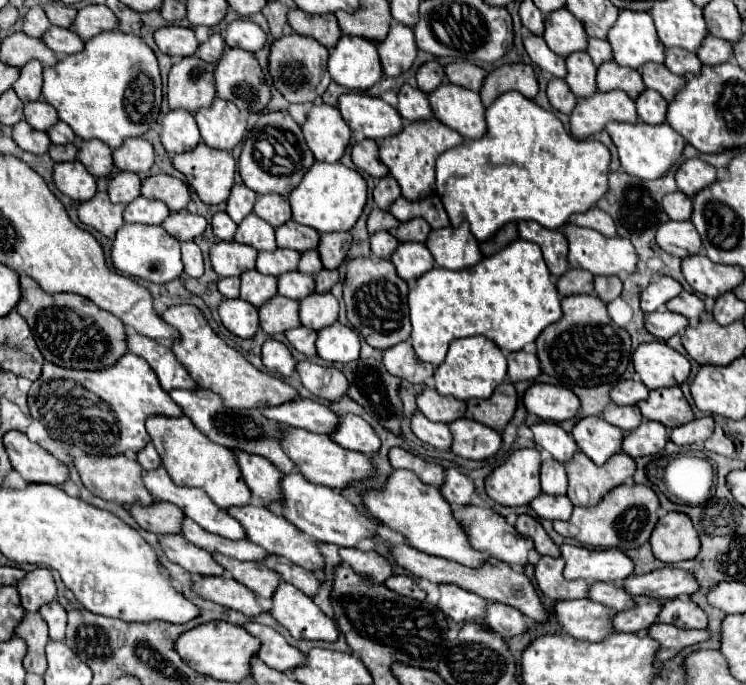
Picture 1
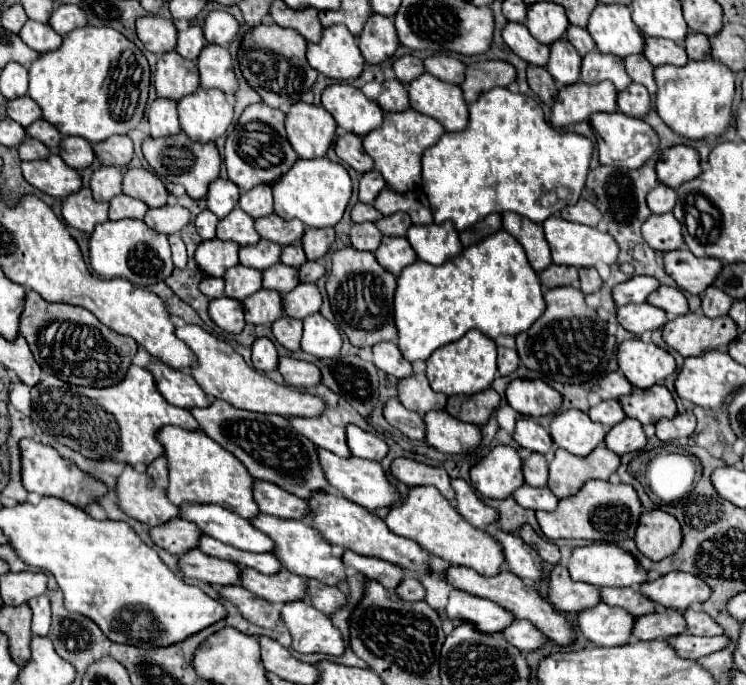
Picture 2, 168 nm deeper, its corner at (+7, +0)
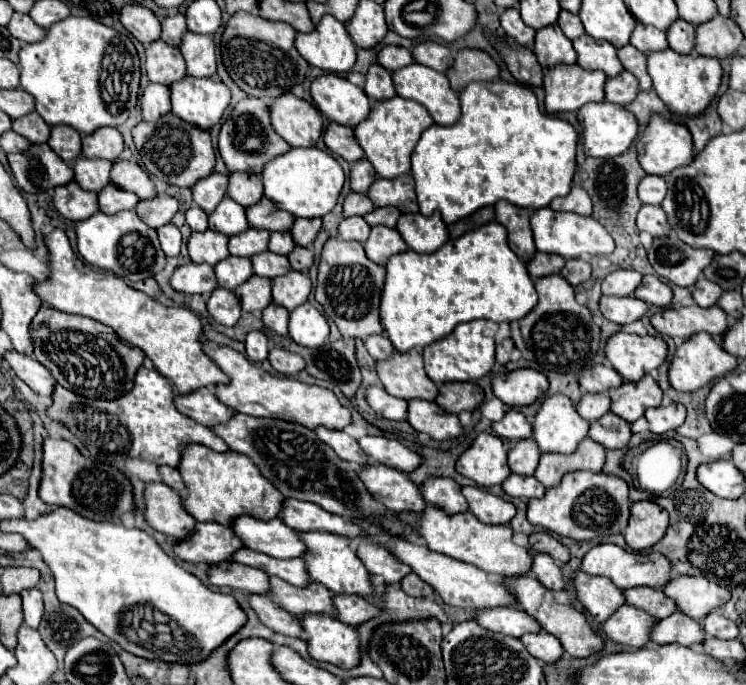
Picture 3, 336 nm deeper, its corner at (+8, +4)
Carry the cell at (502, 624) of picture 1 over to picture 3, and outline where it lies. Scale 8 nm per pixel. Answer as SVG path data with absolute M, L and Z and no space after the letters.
M542 631L542 635L522 635L520 641L526 645L532 657L542 659L544 663L556 663L564 655L564 647L560 645L560 641L546 631Z

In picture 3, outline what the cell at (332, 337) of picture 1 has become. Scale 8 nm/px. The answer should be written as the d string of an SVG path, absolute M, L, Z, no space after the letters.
M302 303L294 311L290 311L288 333L296 343L304 347L320 347L328 339L330 327L316 307L312 307L310 303Z

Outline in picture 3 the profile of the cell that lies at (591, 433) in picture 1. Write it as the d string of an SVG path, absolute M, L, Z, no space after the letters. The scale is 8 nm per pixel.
M550 395L542 401L532 423L532 439L544 453L572 453L588 437L590 423L582 419L574 403L562 395Z

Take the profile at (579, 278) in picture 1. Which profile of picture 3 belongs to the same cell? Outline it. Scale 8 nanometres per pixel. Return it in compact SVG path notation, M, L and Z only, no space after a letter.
M536 251L536 255L528 261L528 273L532 279L558 273L560 267L564 267L564 259L560 255L550 255L542 251Z

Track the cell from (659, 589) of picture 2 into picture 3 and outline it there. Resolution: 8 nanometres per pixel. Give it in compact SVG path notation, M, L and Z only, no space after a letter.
M688 575L672 579L672 583L664 587L664 593L676 601L682 613L696 621L702 621L710 611L720 609L730 599L730 591L726 587L712 583L706 577Z

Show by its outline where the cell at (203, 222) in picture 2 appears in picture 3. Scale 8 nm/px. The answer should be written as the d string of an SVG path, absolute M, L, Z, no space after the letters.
M192 205L192 207L186 211L186 223L188 223L188 227L190 227L192 231L206 231L206 229L208 229L208 215L206 215L200 207Z

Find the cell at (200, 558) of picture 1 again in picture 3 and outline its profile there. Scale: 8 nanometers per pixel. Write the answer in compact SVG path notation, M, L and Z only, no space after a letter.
M218 563L216 567L210 567L210 583L218 587L232 587L240 591L248 591L254 595L268 595L270 593L270 583L268 583L268 573L240 565L240 563Z

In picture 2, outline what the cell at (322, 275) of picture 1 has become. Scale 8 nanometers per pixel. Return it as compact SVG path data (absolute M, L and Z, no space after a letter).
M307 261L305 265L299 267L301 283L317 283L317 279L323 277L323 273L325 273L325 267L317 261Z

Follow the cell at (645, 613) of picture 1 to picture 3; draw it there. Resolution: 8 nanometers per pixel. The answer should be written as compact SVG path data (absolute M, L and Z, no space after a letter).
M680 611L658 621L652 629L652 641L658 645L678 643L682 647L694 647L704 643L704 639L704 627Z

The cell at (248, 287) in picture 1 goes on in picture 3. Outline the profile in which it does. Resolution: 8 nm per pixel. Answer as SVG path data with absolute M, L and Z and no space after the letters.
M228 257L220 261L216 267L218 285L234 291L240 283L244 283L252 275L252 263L248 257Z

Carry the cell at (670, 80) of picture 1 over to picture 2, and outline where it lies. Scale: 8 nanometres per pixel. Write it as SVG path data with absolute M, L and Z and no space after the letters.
M629 55L623 59L625 61L625 69L629 73L629 77L635 81L635 83L641 83L647 87L647 91L651 95L657 93L657 83L655 83L655 77L653 77L653 65L643 57L643 55Z

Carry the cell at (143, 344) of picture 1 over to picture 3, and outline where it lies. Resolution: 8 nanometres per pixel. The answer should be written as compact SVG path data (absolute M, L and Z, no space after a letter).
M206 387L194 391L192 395L176 395L176 407L180 413L210 429L216 425L224 425L234 417L234 411L226 407L212 389Z

